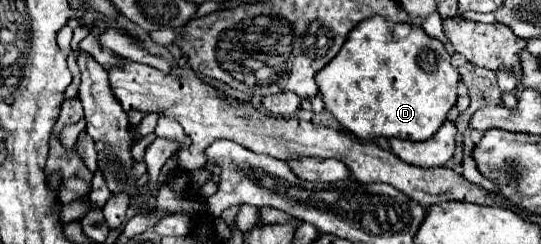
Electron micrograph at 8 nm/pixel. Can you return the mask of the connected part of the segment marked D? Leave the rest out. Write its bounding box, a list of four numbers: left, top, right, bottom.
[316,17,458,141]

